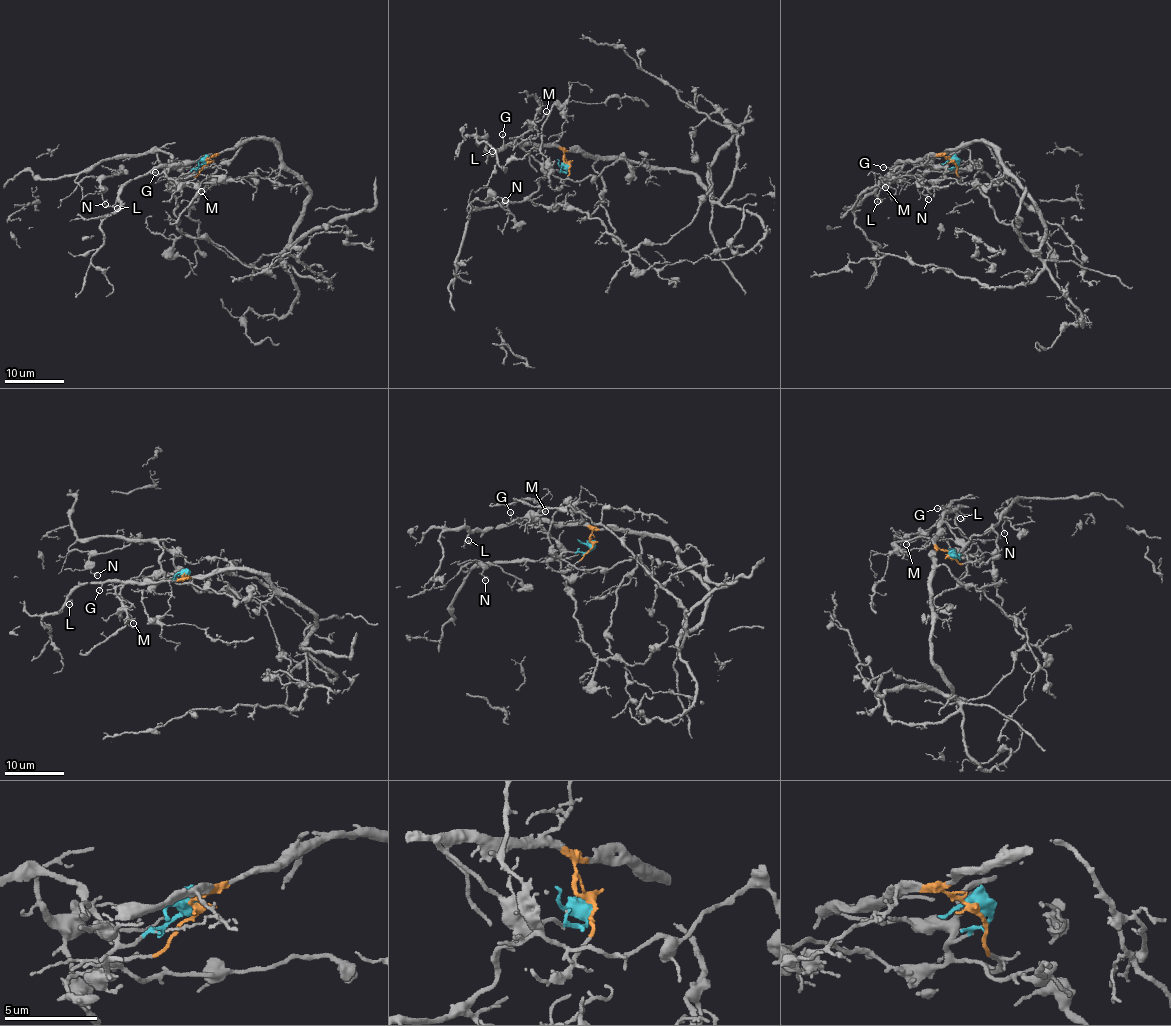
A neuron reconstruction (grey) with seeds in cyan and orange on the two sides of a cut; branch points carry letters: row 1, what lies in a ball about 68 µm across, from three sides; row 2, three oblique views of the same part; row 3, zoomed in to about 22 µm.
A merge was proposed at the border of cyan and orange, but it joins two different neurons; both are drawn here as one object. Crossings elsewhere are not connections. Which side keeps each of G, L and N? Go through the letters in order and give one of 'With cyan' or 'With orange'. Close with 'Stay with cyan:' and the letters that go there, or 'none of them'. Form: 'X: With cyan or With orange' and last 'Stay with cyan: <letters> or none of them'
G: With orange
L: With orange
N: With cyan
Stay with cyan: N

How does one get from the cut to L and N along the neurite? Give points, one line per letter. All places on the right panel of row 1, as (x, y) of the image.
L: (954, 160), (935, 156), (913, 160), (897, 159), (876, 192), (876, 198), (881, 199), (877, 201)
N: (954, 160), (946, 171), (959, 149), (934, 154), (918, 176), (917, 170), (928, 199)

